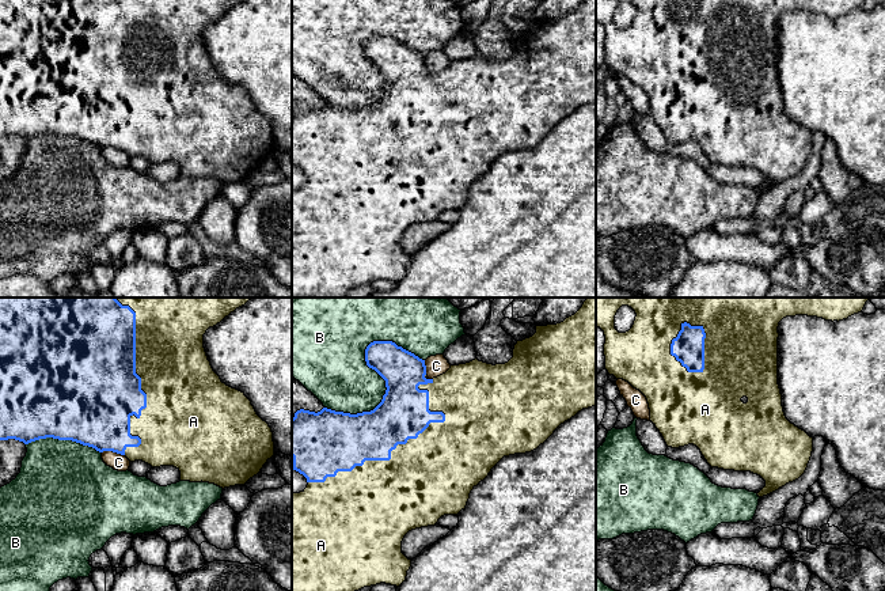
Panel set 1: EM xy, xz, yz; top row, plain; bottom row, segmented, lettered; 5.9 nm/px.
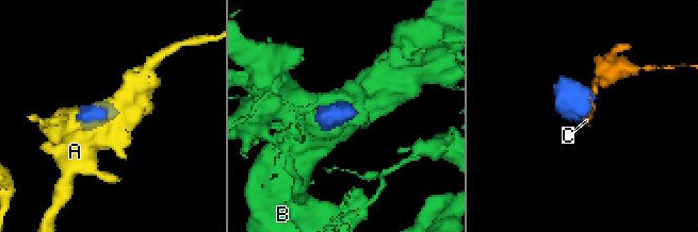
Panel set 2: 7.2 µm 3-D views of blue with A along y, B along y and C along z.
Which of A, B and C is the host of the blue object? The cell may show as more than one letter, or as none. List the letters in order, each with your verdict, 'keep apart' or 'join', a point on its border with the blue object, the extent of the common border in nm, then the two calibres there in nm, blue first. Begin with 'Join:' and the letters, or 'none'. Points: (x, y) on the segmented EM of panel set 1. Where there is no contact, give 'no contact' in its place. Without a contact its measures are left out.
Join: A
A: join; meets blue in xz at (405, 443); contact 950 nm long; 300 nm thick on the blue side, 480 nm on the other
B: keep apart; meets blue in xz at (376, 371); contact 650 nm long; 260 nm thick on the blue side, 380 nm on the other
C: keep apart; meets blue in xy at (113, 451); contact 140 nm long; 400 nm thick on the blue side, 100 nm on the other

